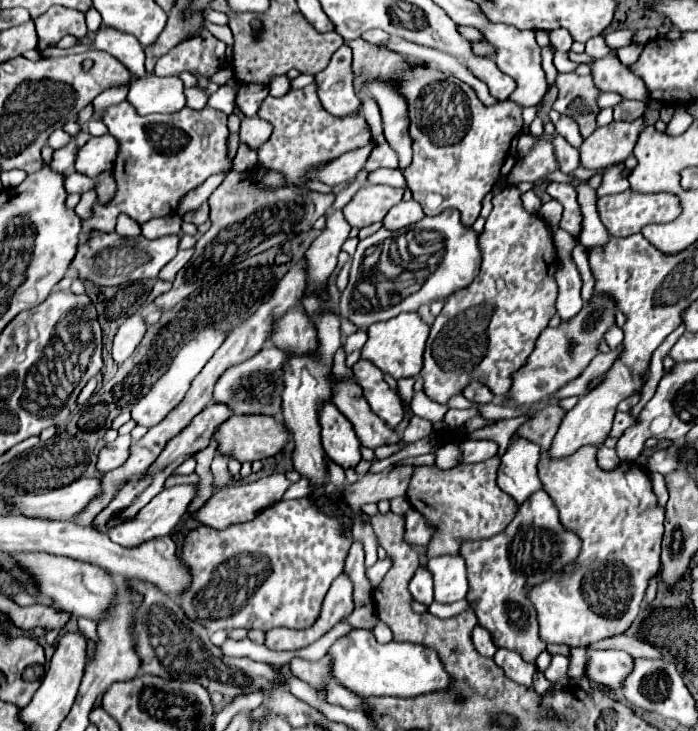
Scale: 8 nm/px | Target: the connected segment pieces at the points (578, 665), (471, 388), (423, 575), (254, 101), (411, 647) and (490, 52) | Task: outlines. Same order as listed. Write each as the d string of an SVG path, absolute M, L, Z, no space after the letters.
M570 648L571 657L569 659L568 676L570 678L580 678L586 676L586 665L588 660L588 651L586 648Z
M471 382L471 384L463 390L463 396L465 396L467 400L477 402L477 404L483 404L483 402L491 402L491 400L493 400L491 390L489 390L487 386L483 386L483 384L477 384L477 382Z
M419 568L415 572L413 580L409 582L409 592L417 602L421 602L425 606L429 606L433 602L433 580L431 580L431 574L427 568Z
M249 84L249 86L241 86L239 88L239 94L237 94L237 106L239 110L245 114L245 116L255 116L261 102L265 100L265 96L269 94L267 92L269 88L267 86L261 86L261 84Z
M353 630L329 648L331 676L361 698L369 696L419 696L449 686L449 676L433 648L409 642L379 644L371 630Z
M477 40L477 42L471 42L471 50L477 54L477 56L487 56L487 58L495 58L495 48L491 48L491 42L489 40Z

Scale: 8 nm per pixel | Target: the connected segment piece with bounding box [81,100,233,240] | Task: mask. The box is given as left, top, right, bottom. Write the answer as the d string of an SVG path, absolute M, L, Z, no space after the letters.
M121 102L117 106L109 106L103 114L103 124L109 128L109 134L115 136L117 144L119 144L119 152L117 152L117 160L115 160L115 168L113 168L113 176L117 182L117 190L111 202L101 204L99 200L93 206L93 214L89 218L83 220L83 238L89 240L93 230L99 232L115 232L115 224L119 214L127 214L129 218L133 218L137 224L145 224L151 218L159 218L159 216L169 216L175 212L179 200L195 190L199 184L203 184L203 180L207 180L213 174L219 172L231 172L233 170L233 160L229 158L229 128L227 128L227 116L219 110L213 108L205 108L205 110L191 110L191 108L183 108L175 114L151 114L151 116L139 116L135 112L135 106L131 102Z

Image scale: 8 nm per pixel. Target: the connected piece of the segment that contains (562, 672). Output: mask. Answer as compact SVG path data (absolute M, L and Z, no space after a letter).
M555 654L555 656L551 658L551 664L549 664L549 668L545 670L545 678L547 678L547 680L553 680L557 690L559 690L559 688L567 688L567 686L569 686L565 658L567 658L567 656Z

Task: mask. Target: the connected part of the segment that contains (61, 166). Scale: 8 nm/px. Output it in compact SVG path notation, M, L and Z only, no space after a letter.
M81 130L67 146L63 146L63 148L59 148L54 152L50 164L51 169L68 176L74 170L77 151L85 142L87 142L87 130Z

